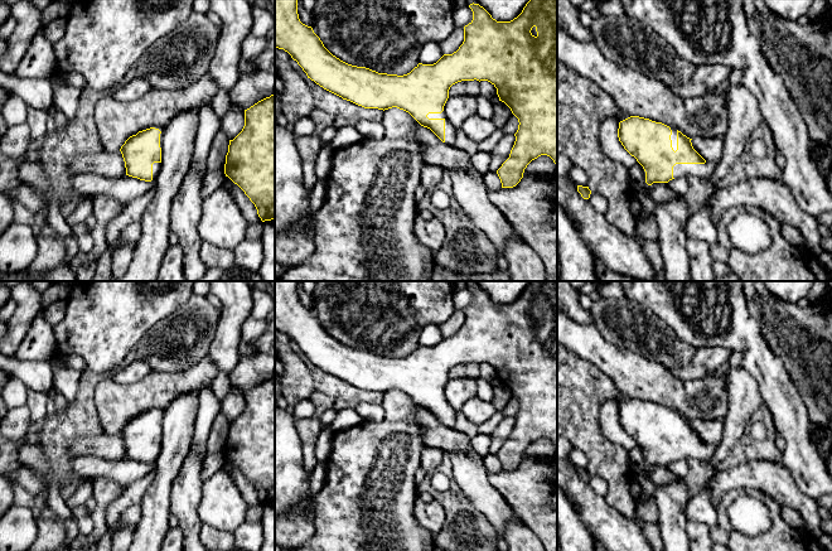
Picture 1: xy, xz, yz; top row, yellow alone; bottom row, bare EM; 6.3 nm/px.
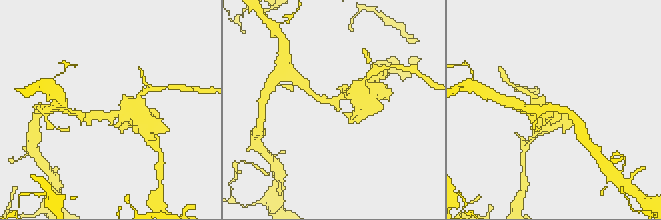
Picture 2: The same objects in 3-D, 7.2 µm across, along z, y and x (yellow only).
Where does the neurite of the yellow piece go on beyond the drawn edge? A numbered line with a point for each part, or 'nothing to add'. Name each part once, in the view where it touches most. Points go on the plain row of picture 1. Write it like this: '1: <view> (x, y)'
1: xz (450, 412)

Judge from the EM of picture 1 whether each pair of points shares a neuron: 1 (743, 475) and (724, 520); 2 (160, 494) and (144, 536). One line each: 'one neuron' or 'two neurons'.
1: two neurons
2: one neuron

